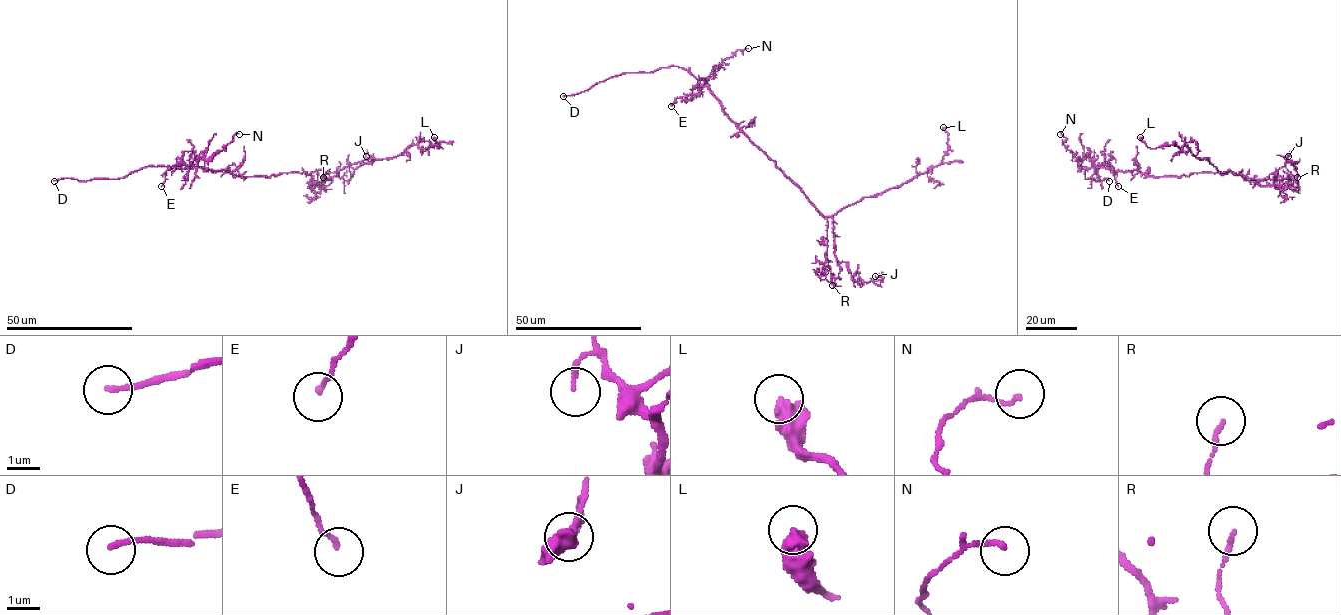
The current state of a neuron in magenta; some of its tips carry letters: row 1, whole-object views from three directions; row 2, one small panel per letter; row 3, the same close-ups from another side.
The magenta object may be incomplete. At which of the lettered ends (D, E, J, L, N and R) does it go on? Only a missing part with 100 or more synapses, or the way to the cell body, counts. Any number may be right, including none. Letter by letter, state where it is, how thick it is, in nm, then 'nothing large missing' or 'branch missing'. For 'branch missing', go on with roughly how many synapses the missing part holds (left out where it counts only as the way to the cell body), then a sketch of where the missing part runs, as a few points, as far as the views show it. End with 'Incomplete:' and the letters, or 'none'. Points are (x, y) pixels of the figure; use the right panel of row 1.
D: place (1109, 181); calibre 160 nm; branch missing
E: place (1118, 186); calibre 130 nm; nothing large missing
J: place (1288, 156); calibre 140 nm; nothing large missing
L: place (1140, 137); calibre 440 nm; nothing large missing
N: place (1060, 134); calibre 130 nm; nothing large missing
R: place (1297, 177); calibre 130 nm; nothing large missing
Incomplete: D

